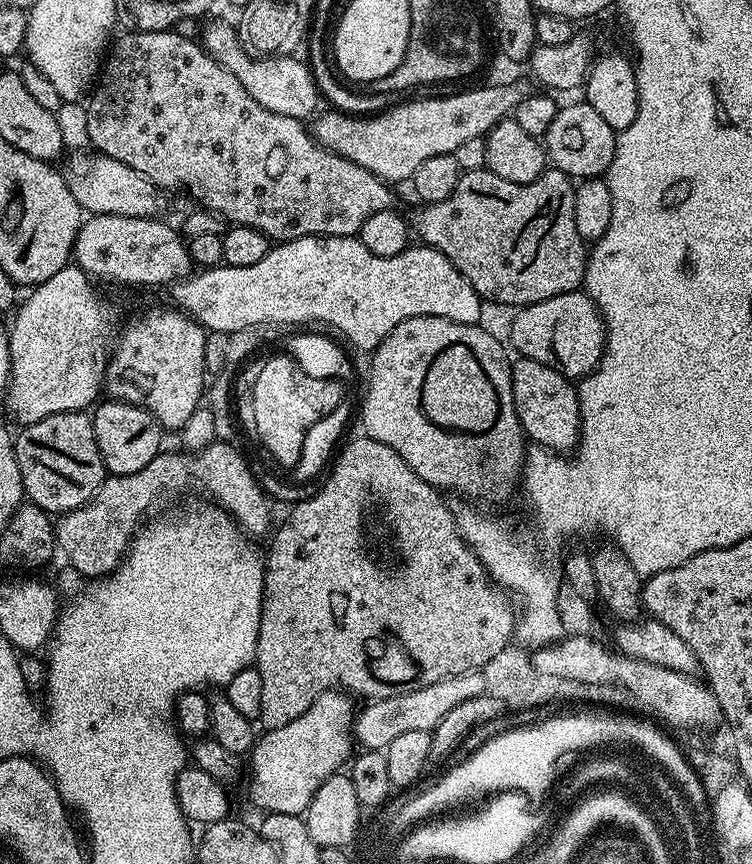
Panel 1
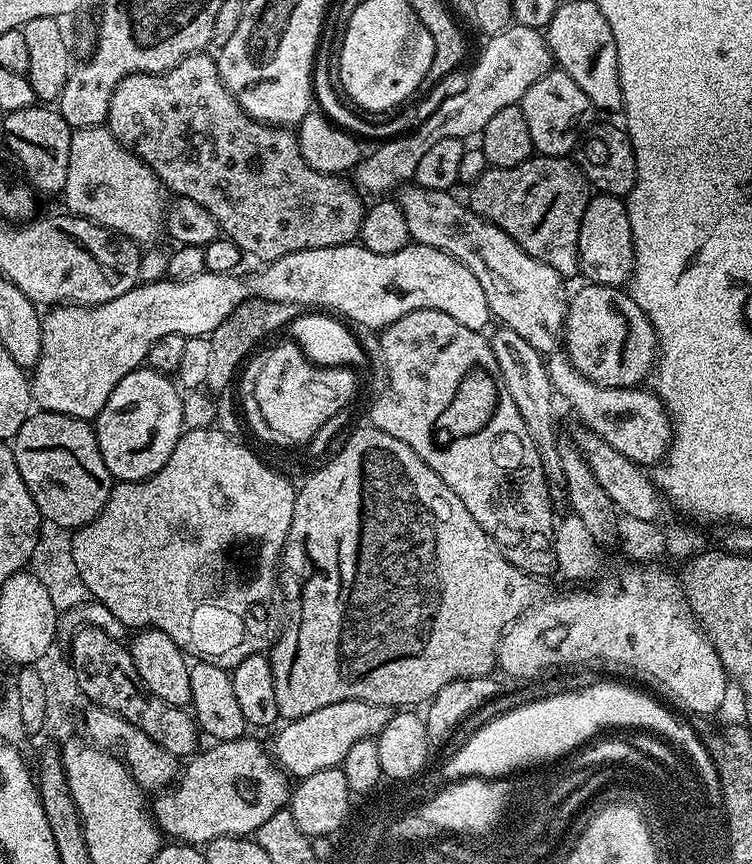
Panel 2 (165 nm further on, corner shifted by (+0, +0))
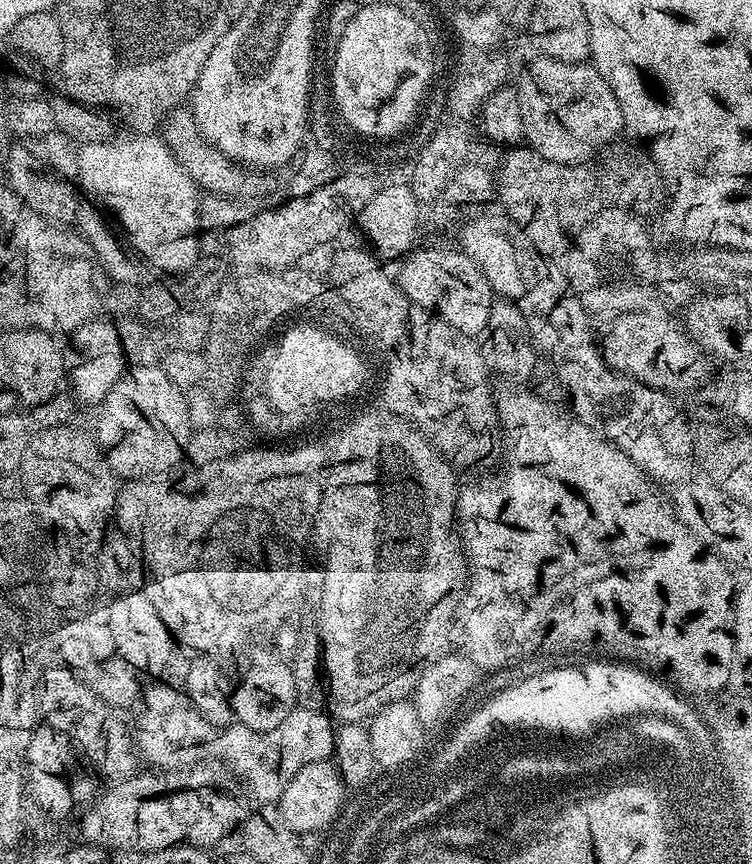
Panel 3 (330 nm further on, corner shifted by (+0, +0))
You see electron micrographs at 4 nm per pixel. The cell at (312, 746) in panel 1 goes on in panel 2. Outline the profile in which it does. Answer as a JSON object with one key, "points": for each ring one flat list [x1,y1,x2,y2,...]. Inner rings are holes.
{"points":[[245,734,239,736,236,740,221,740,219,742,213,743,211,746,213,748,208,748,203,752,203,750,197,751,195,755,187,761,188,764,183,765,182,771,179,773,178,779,175,784,170,788,164,789,163,792,159,793,155,797,156,800,151,801,150,811,152,814,153,820,156,821,156,827,160,829,161,833,165,837,171,838,176,842,183,842,185,844,191,844,193,846,206,846,214,838,222,838,223,836,247,836,251,837,258,830,258,826,262,826,262,822,267,822,273,814,278,814,280,808,285,807,290,800,290,780,286,775,283,768,276,763,271,751,267,747,264,748,256,740,251,740,251,735]]}

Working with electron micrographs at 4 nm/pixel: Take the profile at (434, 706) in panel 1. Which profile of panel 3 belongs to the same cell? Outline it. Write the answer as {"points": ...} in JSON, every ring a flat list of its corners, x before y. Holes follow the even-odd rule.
{"points":[[152,684,143,689,142,707,139,709,140,717,134,724,134,747,139,759,145,765,156,770,171,770,186,768,189,764,199,764,211,758,229,769,237,781,246,789,247,795,261,805,276,804,282,798,282,790,286,790,286,782,302,770,302,766,310,766,310,762,322,762,329,759,334,752,334,720,327,711,317,710,312,706,297,706,290,714,286,714,284,721,274,730,259,732,250,730,250,726,234,722,229,728,217,730,194,710,190,698,179,687,171,688,168,684]]}

